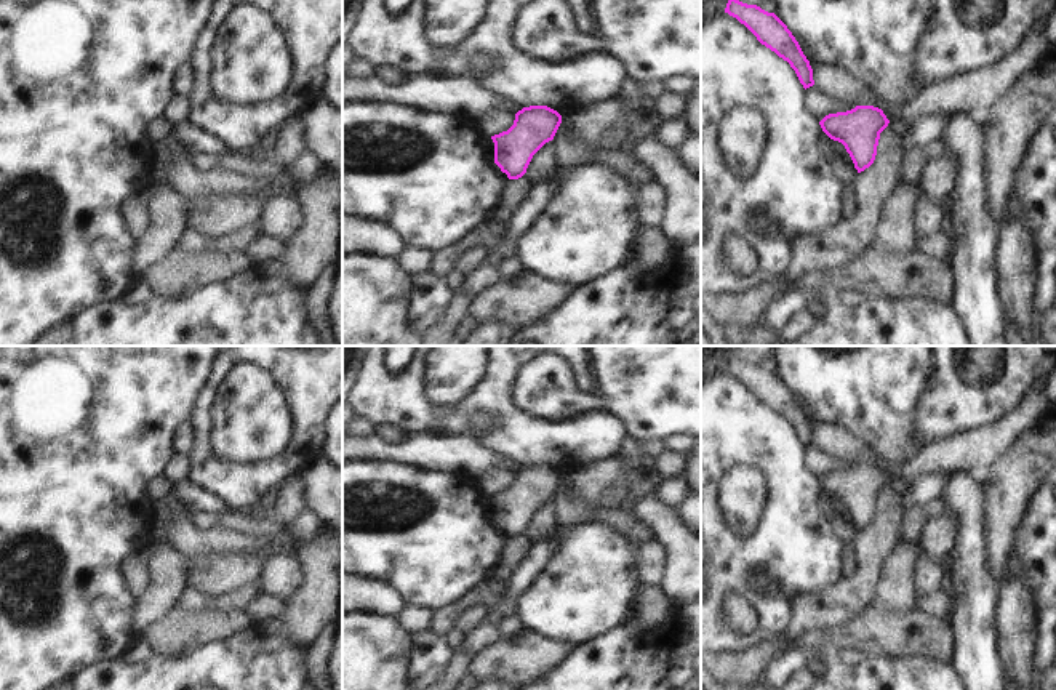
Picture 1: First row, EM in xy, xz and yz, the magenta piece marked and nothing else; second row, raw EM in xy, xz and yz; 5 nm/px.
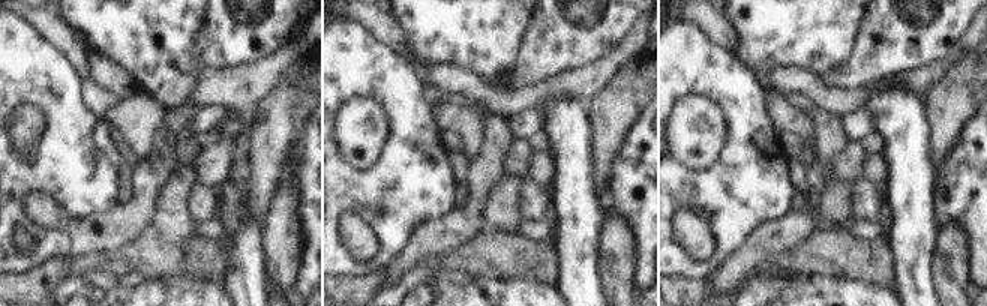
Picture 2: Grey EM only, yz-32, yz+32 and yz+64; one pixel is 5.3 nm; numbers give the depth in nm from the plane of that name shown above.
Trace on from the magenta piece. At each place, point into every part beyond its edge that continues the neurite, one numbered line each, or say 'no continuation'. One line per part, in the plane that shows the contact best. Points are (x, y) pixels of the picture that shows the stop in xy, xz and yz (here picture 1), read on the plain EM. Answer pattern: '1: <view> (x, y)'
no continuation

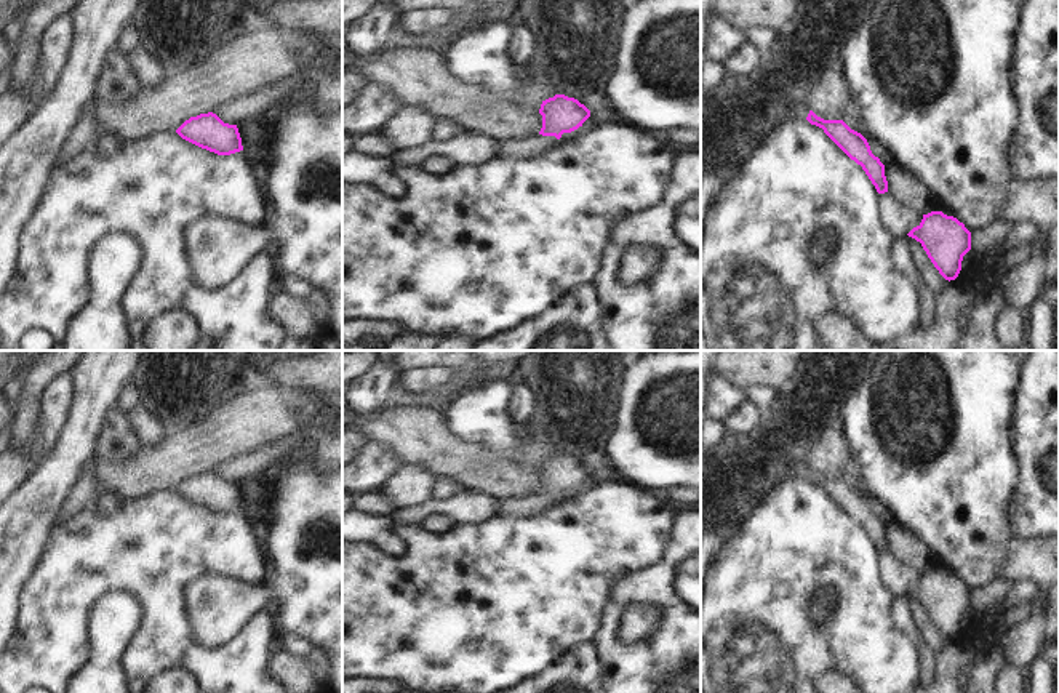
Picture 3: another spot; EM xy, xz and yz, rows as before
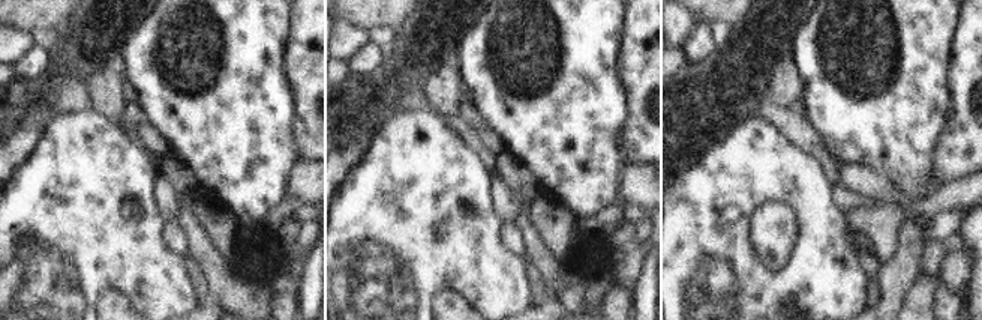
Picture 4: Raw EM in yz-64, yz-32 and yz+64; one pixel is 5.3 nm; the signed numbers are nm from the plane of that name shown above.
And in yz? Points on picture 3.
1: yz (797, 469)

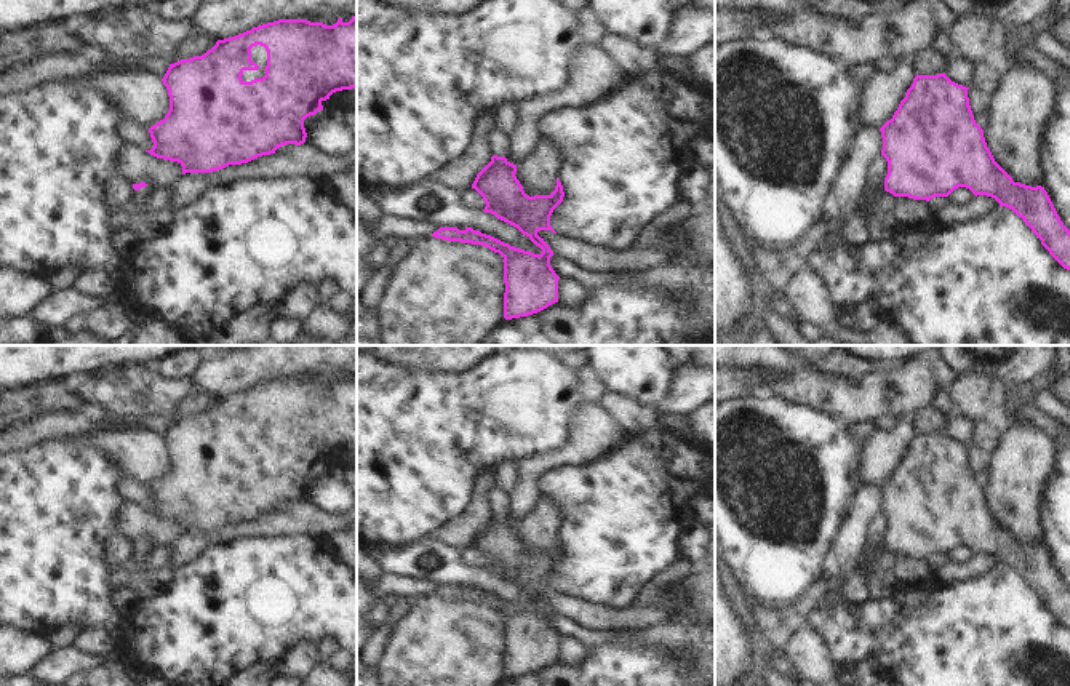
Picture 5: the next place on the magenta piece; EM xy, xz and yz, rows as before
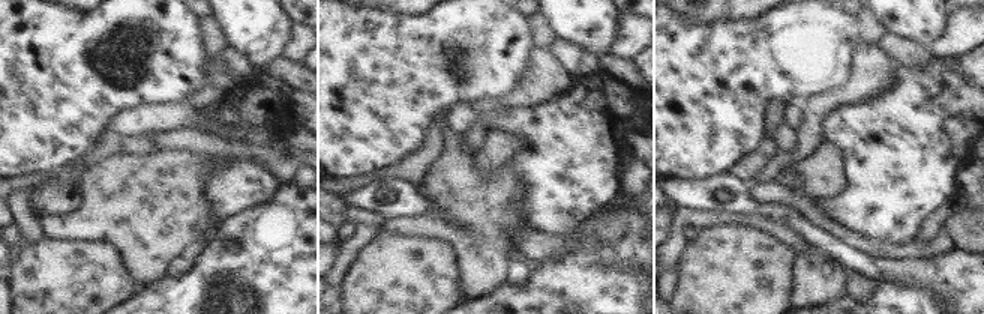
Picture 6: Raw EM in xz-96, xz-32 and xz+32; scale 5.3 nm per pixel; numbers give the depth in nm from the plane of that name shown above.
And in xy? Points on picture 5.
1: xy (138, 555)

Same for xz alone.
1: xz (498, 501)

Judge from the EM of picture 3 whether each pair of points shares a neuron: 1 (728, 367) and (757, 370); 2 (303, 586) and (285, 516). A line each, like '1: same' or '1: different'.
1: same
2: same

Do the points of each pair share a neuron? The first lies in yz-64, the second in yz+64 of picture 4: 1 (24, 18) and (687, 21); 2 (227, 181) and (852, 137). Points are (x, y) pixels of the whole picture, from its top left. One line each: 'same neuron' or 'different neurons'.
1: different neurons
2: same neuron

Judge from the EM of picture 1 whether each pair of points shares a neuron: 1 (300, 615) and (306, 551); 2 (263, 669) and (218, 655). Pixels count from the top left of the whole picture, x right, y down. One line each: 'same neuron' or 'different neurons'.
1: same neuron
2: same neuron

